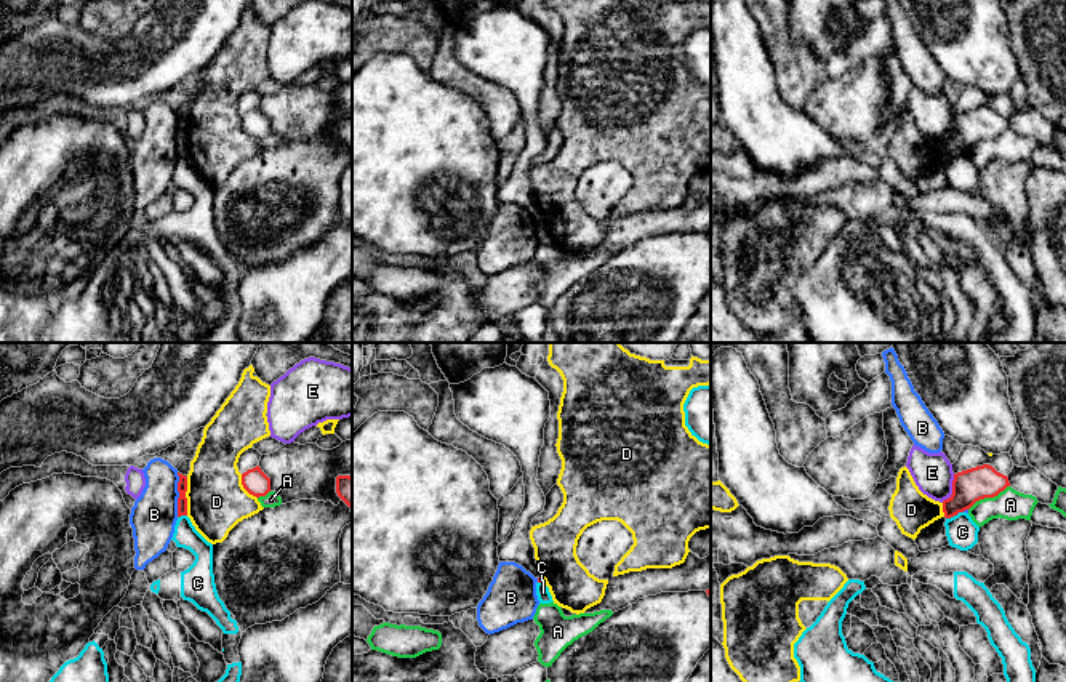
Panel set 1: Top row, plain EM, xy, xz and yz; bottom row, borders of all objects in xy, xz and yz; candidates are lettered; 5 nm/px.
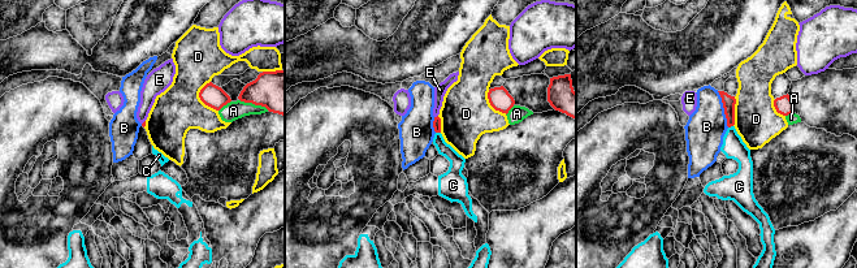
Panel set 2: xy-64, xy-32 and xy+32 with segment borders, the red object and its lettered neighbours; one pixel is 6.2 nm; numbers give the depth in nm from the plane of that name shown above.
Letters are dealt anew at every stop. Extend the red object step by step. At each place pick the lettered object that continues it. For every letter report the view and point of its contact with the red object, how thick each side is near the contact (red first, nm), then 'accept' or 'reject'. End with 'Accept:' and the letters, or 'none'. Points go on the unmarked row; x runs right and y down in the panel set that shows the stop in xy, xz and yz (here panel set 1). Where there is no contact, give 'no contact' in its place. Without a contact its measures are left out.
A: yz (988, 138) | 170/150 nm | reject
B: xy (180, 136) | 50/220 nm | reject
C: yz (954, 156) | 170/160 nm | reject
D: xy (184, 138) | 50/300 nm | reject
E: yz (953, 130) | 170/200 nm | reject
Accept: none

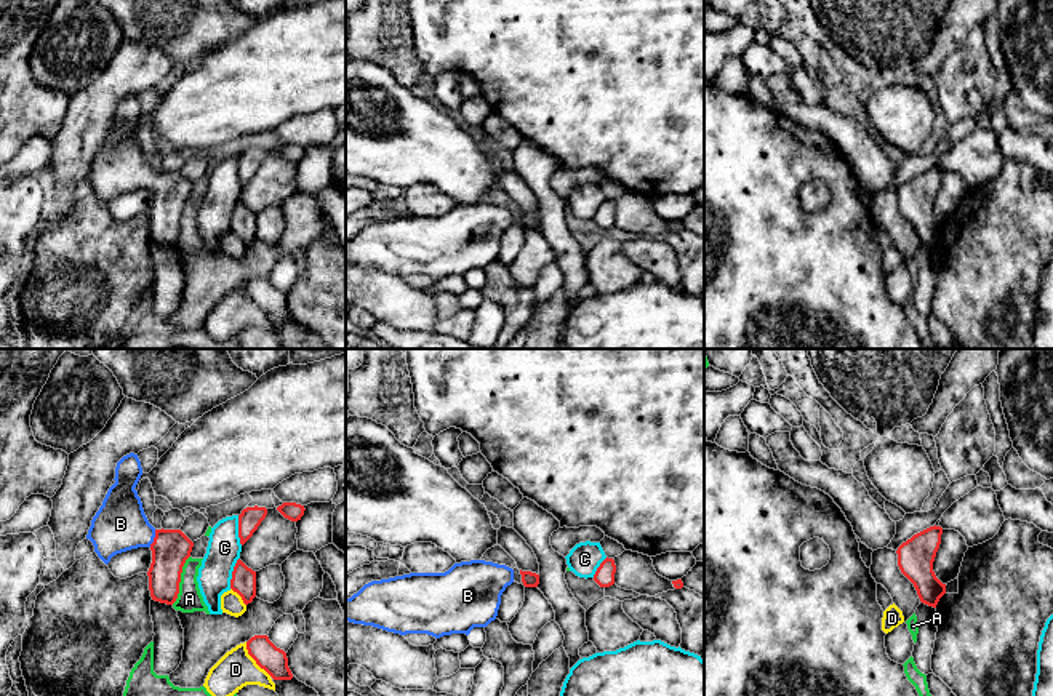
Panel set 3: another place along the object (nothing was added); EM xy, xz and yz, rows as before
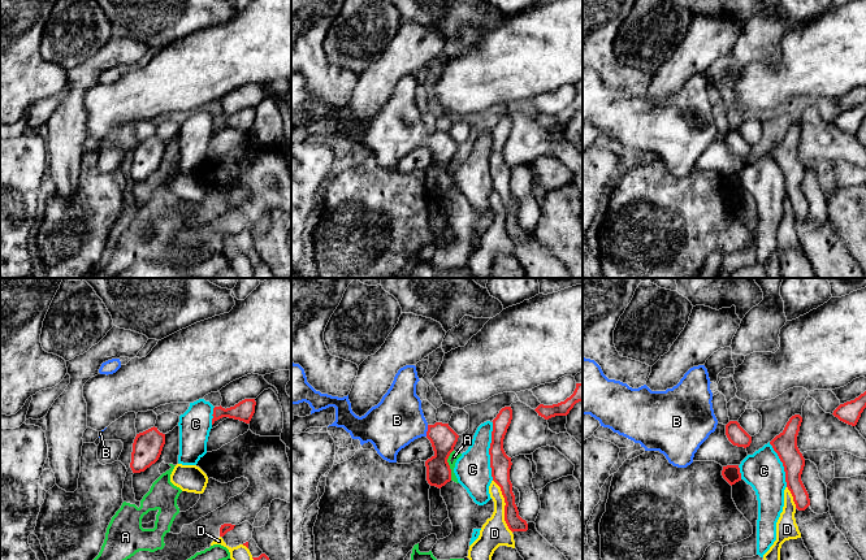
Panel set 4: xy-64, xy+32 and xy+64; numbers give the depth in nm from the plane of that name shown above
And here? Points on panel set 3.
A: xy (180, 221) | 190/130 nm | reject
B: xy (154, 180) | 190/260 nm | accept
C: xy (232, 215) | 130/170 nm | reject
D: xy (253, 300) | 140/190 nm | reject
Accept: B

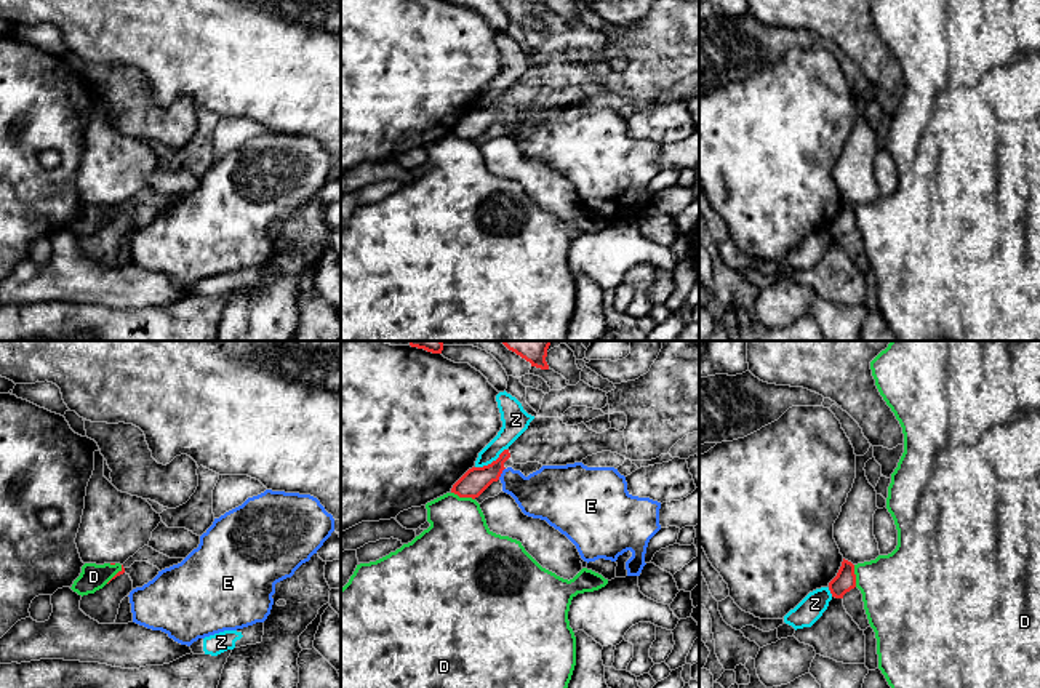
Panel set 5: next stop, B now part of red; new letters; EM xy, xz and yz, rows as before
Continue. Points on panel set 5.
D: xz (463, 138) | 140/360 nm | reject
E: xz (501, 114) | 140/260 nm | reject
Z: xz (492, 104) | 140/140 nm | reject
Accept: none

